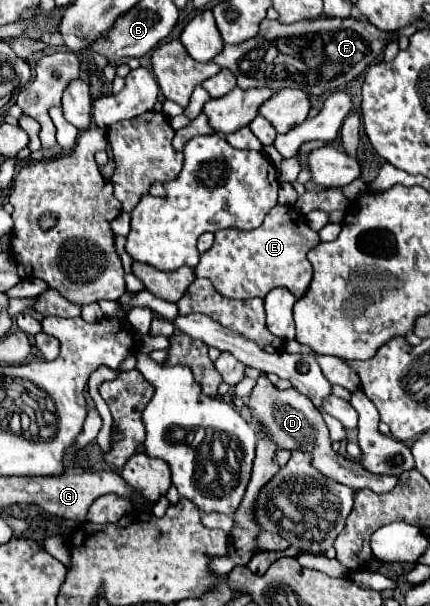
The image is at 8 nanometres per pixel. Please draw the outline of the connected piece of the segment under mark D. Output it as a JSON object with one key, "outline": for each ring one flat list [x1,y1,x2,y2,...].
{"outline":[[261,372,261,376,257,378,257,384,249,398,249,410,251,410,251,418,265,430,265,434,277,444,277,448,303,450,303,452,307,450,311,454,313,468,317,468,323,476,327,476,339,484,345,484,349,488,355,488,355,490,369,488,373,492,389,492,397,484,397,476,371,474,359,462,351,462,351,460,343,458,339,452,335,452,331,448,331,438,327,432,327,426,325,426,319,410,311,404,311,400,295,388,279,390,267,378,267,372]]}

